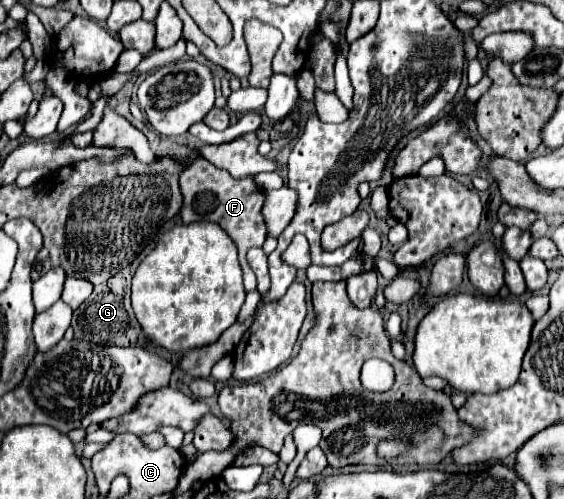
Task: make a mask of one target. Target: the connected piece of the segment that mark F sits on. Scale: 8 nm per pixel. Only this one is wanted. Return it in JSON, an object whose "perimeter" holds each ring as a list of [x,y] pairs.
{"perimeter":[[[197,156],[181,174],[181,192],[183,192],[183,208],[181,208],[181,218],[185,224],[191,222],[215,222],[219,224],[235,242],[239,250],[239,262],[243,270],[243,284],[245,290],[257,290],[257,278],[253,270],[249,268],[245,254],[251,246],[261,246],[267,238],[265,230],[265,220],[261,214],[261,206],[265,200],[263,190],[251,180],[251,178],[241,178],[235,180],[227,170],[215,168],[209,160],[203,156]]]}

